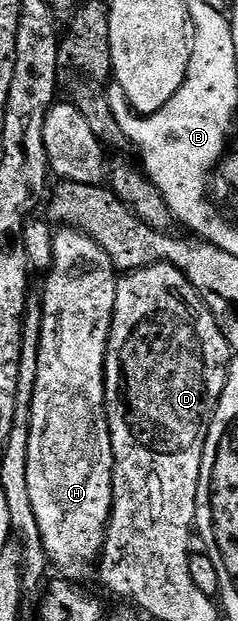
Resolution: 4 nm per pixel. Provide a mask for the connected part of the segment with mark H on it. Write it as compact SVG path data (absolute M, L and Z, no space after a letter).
M61 227L53 234L54 261L45 278L45 295L40 298L43 311L43 327L41 328L41 343L39 345L39 371L35 379L35 391L31 415L29 416L29 443L27 445L27 487L30 488L31 507L35 510L35 519L39 522L39 535L43 539L45 556L49 558L52 568L62 569L64 576L78 579L85 573L89 564L98 560L105 546L105 531L109 528L109 513L113 510L113 448L111 447L111 431L109 416L105 413L105 356L109 332L115 311L115 295L117 294L118 270L113 268L109 252L95 239L82 233L76 227Z

